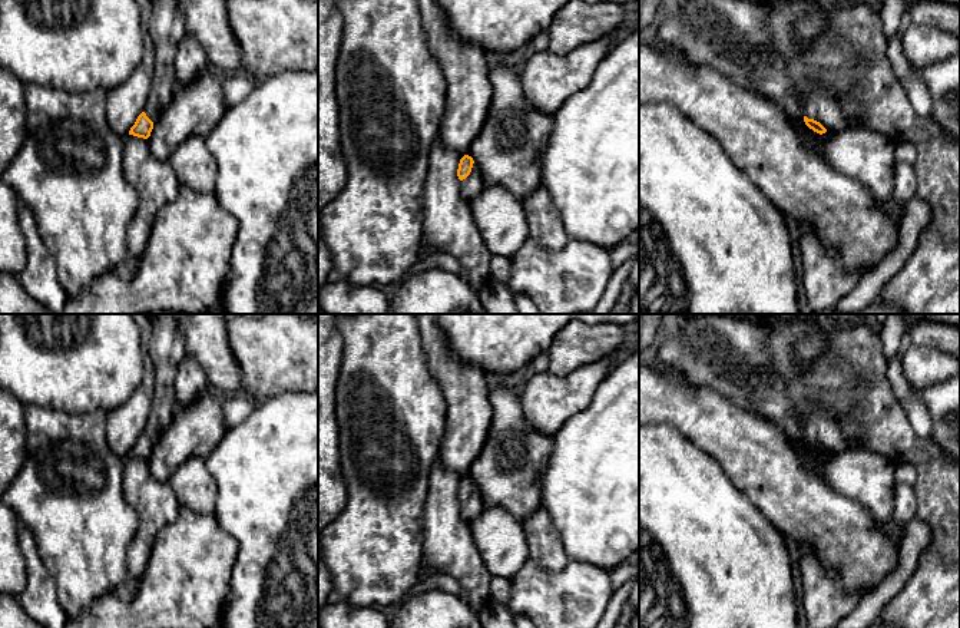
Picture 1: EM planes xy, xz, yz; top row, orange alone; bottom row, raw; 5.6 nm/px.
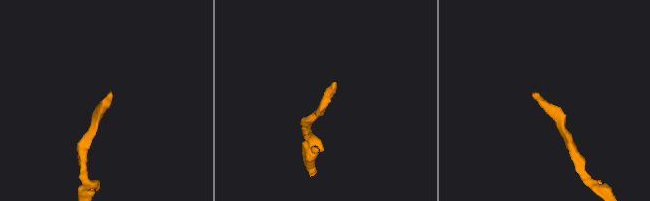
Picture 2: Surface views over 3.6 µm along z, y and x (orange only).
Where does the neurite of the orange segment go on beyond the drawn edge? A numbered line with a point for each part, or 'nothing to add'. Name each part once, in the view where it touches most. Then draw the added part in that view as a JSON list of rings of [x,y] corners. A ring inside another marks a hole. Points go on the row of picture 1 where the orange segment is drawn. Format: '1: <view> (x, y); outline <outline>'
1: yz (821, 105); outline [[[817,86],[808,96],[804,115],[820,122],[827,130],[845,130],[848,123],[844,119],[838,102],[827,86]]]

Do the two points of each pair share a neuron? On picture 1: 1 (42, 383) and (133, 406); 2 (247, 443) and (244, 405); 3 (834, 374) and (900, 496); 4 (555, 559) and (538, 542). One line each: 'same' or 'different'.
1: different
2: different
3: different
4: same

